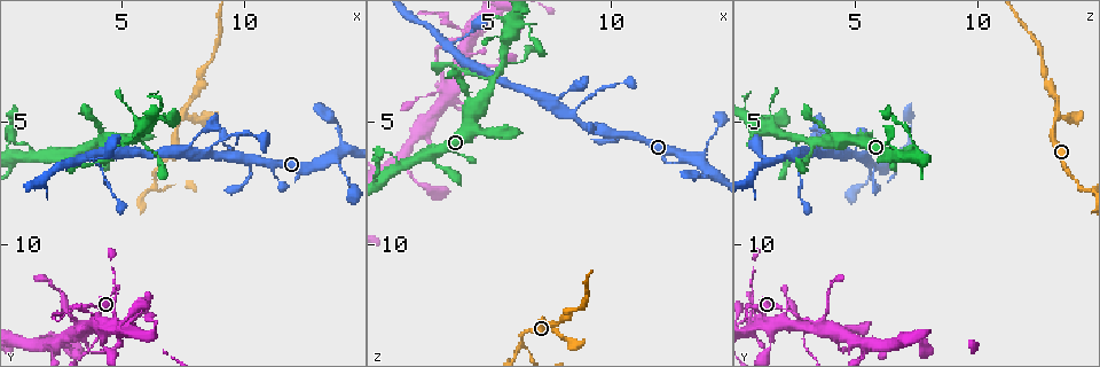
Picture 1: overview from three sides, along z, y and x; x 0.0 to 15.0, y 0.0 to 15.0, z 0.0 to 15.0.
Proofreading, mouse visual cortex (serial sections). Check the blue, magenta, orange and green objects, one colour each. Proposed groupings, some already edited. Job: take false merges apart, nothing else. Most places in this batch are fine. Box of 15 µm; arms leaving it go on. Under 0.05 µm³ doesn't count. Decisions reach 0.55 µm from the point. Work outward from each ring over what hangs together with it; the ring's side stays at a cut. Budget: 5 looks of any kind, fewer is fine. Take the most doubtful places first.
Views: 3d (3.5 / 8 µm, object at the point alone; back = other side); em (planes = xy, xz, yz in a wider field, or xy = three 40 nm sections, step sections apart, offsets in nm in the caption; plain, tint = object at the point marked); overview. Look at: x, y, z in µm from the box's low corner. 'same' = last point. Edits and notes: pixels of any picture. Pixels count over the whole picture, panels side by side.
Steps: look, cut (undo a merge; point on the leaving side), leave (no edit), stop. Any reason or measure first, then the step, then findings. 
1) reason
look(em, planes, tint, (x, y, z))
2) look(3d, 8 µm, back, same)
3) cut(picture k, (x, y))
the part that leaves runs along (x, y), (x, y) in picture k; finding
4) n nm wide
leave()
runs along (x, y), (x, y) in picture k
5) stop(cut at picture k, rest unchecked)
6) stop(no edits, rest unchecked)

two arms in line, one across
look(3d, 3.5 µm, (7.5, 4.8, 13.1))

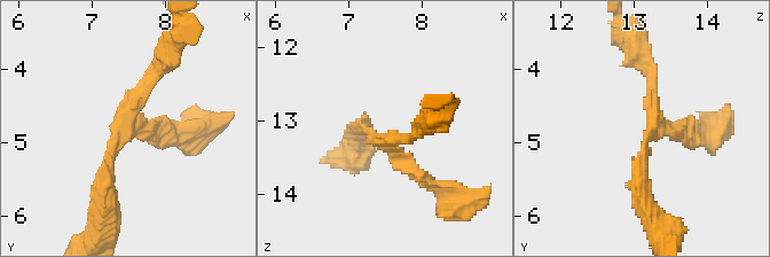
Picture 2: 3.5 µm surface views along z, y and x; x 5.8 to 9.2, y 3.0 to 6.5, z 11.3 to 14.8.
3 arms; arms of 150, 200, 250 nm
look(em, xy, step 1, plain, (7.45, 4.90, 13.25))

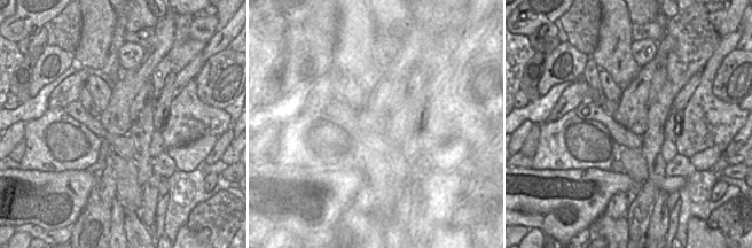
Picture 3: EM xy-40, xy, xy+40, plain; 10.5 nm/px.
where the object lies
look(em, xy, step 1, tint, same)

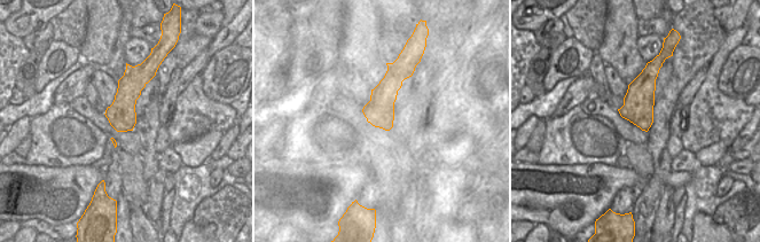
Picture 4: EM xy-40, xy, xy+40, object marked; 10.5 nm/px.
leave()
runs along (104, 204), (111, 147), (160, 70) in picture 2; continuous, no second cell

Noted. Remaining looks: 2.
look(3d, 3.5 µm, (10.1, 6.9, 5.8))

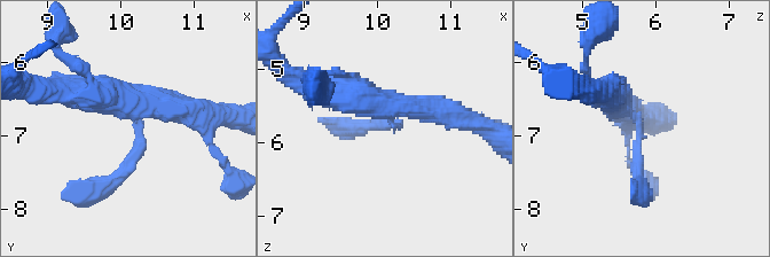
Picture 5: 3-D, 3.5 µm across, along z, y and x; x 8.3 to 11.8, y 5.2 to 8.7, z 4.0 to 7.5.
3 arms; arms of 150, 350, 450 nm
look(em, xy, step 2, tint, (10.20, 6.90, 5.75))

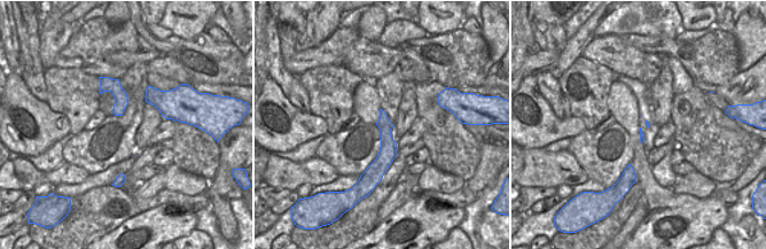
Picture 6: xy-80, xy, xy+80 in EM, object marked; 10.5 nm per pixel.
leave()
runs along (178, 106), (132, 102), (139, 152), (100, 184) in picture 5; all the same cell

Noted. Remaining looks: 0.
stop(no edits, rest unchecked)

